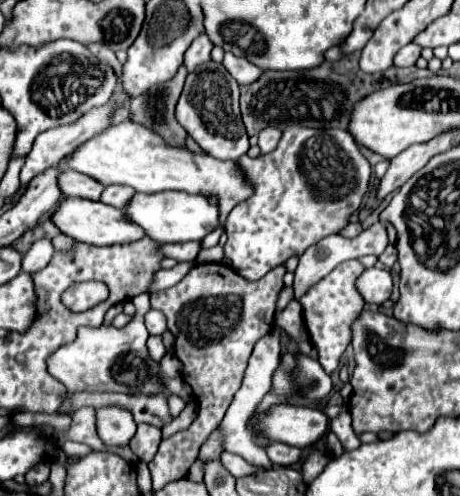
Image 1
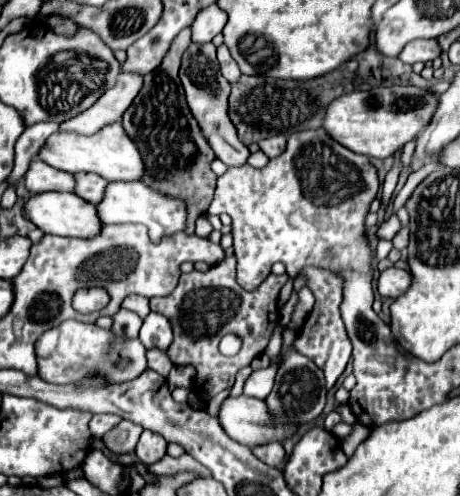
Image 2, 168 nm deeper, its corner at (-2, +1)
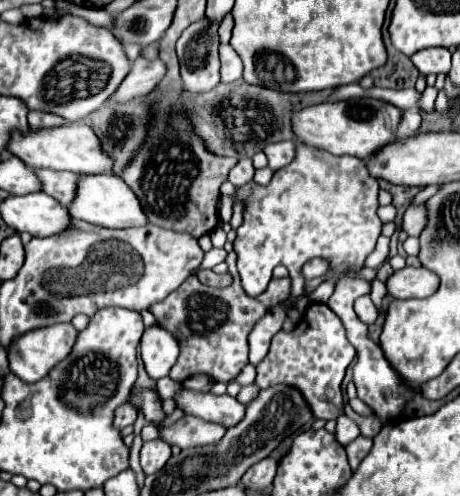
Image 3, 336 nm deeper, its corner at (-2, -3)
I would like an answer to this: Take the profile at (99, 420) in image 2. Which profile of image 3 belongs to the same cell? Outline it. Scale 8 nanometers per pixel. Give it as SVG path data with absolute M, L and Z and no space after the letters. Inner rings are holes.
M121 405L115 409L115 419L113 419L113 427L115 429L123 429L127 425L133 425L133 421L137 419L137 411L129 405Z

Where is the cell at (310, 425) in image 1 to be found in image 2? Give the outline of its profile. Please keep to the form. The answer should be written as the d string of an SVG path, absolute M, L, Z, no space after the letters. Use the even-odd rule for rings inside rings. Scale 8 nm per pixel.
M247 395L227 397L221 403L217 417L225 433L247 447L255 447L267 441L283 441L297 429L295 425L273 427L265 403Z

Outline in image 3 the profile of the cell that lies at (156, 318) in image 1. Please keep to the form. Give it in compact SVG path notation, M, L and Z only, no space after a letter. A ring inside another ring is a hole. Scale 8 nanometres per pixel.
M151 325L141 337L141 357L149 377L161 379L169 375L171 367L175 365L179 357L179 345L167 329Z

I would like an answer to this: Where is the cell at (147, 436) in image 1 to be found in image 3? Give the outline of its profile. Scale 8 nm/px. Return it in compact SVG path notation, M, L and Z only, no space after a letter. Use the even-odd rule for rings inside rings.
M161 439L155 441L145 441L141 447L141 467L145 471L145 475L157 473L159 469L163 469L163 465L169 461L171 457L171 447L167 443L163 443Z

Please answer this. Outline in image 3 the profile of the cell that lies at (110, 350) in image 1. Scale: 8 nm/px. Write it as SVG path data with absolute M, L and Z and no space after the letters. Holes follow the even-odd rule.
M61 323L61 325L51 325L51 327L41 327L35 331L29 331L13 341L11 355L9 355L9 367L17 377L25 383L35 383L51 373L51 367L55 367L59 361L67 359L67 353L71 353L71 347L75 345L77 331L71 327L71 323Z

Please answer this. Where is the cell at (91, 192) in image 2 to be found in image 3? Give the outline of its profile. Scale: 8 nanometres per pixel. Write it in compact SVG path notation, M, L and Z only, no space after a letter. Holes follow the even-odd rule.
M37 169L35 171L43 183L43 191L55 197L61 205L69 207L75 199L75 183L79 183L79 175L71 171L49 171Z

